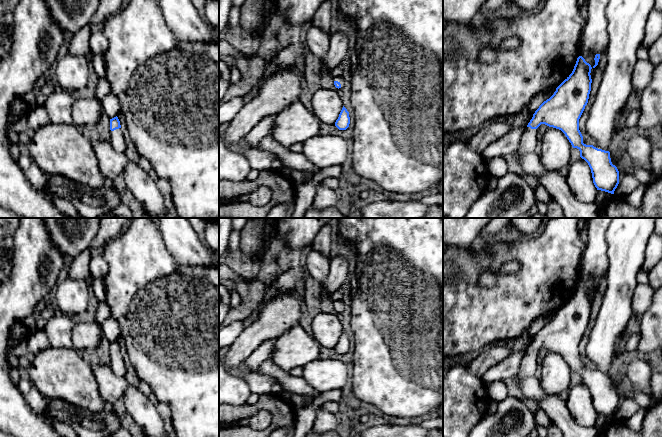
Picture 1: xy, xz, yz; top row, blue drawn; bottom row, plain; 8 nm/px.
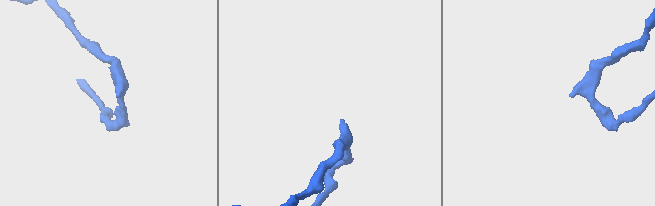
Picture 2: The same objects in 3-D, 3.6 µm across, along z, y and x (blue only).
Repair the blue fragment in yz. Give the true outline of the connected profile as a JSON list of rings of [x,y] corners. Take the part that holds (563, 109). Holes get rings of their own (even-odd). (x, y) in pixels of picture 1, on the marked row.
[[[582,56],[577,58],[572,73],[533,114],[524,130],[518,151],[526,154],[535,150],[537,128],[541,124],[559,129],[588,163],[597,190],[614,194],[619,184],[619,171],[611,162],[610,152],[584,144],[579,130],[579,119],[591,91],[591,69],[591,65]]]

